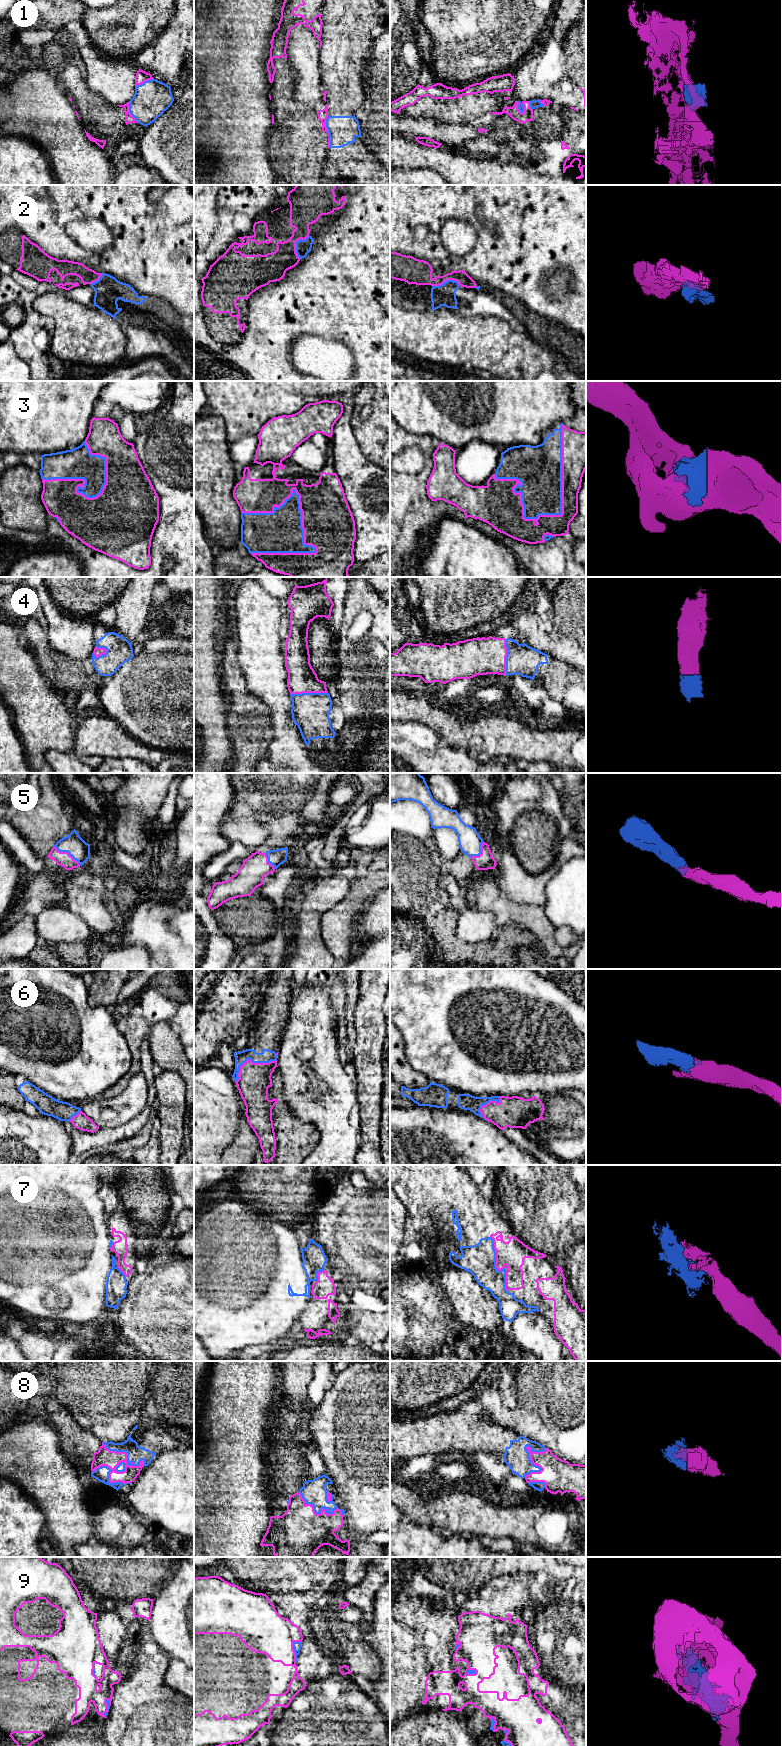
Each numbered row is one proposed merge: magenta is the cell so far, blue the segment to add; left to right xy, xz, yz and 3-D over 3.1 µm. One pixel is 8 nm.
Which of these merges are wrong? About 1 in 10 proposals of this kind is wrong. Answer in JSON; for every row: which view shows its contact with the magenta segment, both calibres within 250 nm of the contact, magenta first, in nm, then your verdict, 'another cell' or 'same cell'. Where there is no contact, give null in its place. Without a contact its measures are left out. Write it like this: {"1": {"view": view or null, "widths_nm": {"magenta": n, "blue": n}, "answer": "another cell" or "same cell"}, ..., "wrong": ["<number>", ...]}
{"1": {"view": "xy", "widths_nm": {"magenta": 70, "blue": 280}, "answer": "another cell"}, "2": {"view": "yz", "widths_nm": {"magenta": 200, "blue": 180}, "answer": "same cell"}, "3": {"view": "yz", "widths_nm": {"magenta": 220, "blue": 360}, "answer": "same cell"}, "4": {"view": "xz", "widths_nm": {"magenta": 220, "blue": 300}, "answer": "same cell"}, "5": {"view": "xy", "widths_nm": {"magenta": 110, "blue": 160}, "answer": "same cell"}, "6": {"view": "xz", "widths_nm": {"magenta": 260, "blue": 100}, "answer": "same cell"}, "7": {"view": "yz", "widths_nm": {"magenta": 200, "blue": 260}, "answer": "same cell"}, "8": {"view": "xy", "widths_nm": {"magenta": 140, "blue": 140}, "answer": "same cell"}, "9": {"view": "xz", "widths_nm": {"magenta": 340, "blue": 60}, "answer": "another cell"}, "wrong": ["1", "9"]}

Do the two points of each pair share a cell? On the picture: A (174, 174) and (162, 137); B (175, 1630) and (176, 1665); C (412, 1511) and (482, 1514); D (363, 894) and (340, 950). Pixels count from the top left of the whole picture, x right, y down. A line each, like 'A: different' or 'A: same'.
A: same
B: different
C: same
D: same

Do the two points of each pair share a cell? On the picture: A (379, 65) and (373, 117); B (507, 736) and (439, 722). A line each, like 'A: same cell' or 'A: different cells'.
A: same cell
B: same cell

